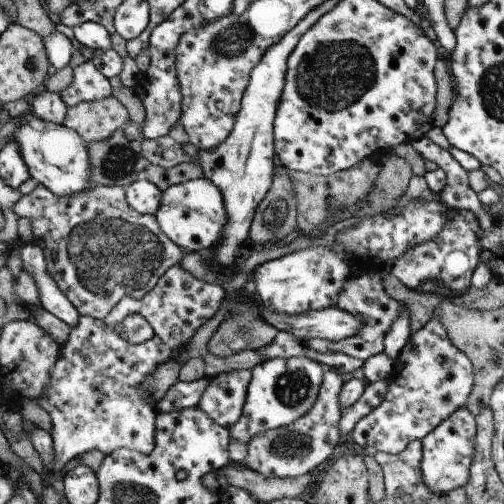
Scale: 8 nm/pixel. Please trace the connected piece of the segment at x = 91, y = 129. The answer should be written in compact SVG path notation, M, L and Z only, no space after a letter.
M114 96L67 108L63 125L76 130L88 144L108 139L129 122L128 110Z

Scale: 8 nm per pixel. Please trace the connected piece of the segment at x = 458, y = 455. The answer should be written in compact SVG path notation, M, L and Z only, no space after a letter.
M462 406L456 412L452 412L446 420L440 422L440 425L421 441L423 445L422 462L420 462L422 478L424 478L424 484L432 488L434 494L436 492L447 494L450 490L468 485L470 466L474 459L476 432L475 417L467 407Z

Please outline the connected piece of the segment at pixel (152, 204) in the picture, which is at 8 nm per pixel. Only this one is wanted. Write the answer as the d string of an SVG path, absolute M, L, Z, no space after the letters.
M145 177L125 188L128 205L139 214L155 215L161 202L161 191Z

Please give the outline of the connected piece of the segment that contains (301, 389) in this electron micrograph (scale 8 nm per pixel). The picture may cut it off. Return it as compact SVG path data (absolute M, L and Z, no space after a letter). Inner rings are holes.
M305 355L284 359L266 359L252 368L252 380L247 389L242 416L234 426L228 428L229 440L248 444L252 438L282 426L290 426L308 414L318 398L324 378L322 364Z

